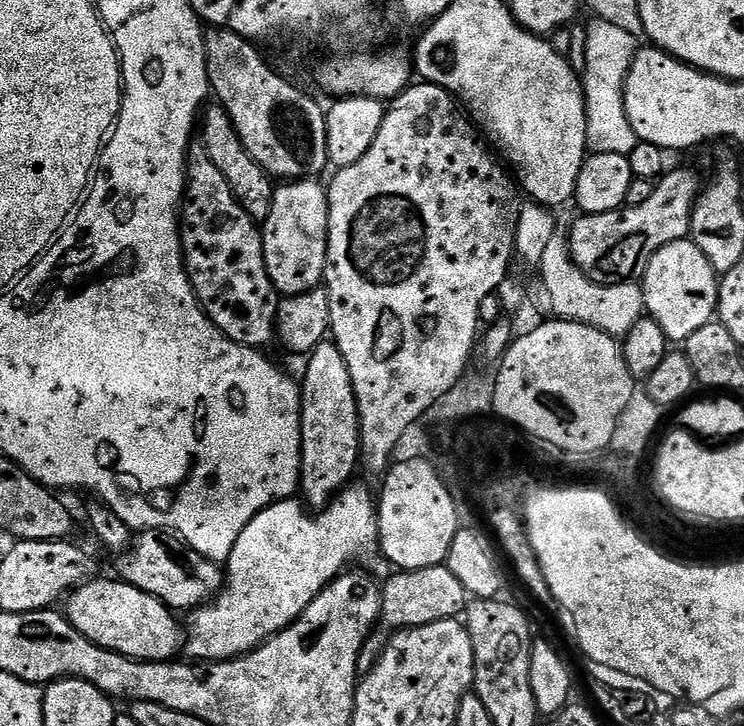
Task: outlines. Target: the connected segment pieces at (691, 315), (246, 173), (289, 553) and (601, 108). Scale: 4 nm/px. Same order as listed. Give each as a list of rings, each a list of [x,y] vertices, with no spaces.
[[[691,238],[670,242],[650,257],[642,273],[642,291],[647,315],[662,326],[672,342],[688,340],[694,330],[713,323],[720,303],[718,274]]]
[[[205,107],[202,112],[202,124],[203,120],[202,143],[210,162],[214,162],[214,166],[218,166],[218,170],[222,170],[222,178],[226,178],[226,182],[230,186],[234,198],[242,206],[242,210],[246,210],[246,214],[250,214],[250,218],[257,222],[268,220],[270,210],[274,206],[274,194],[277,189],[273,177],[269,176],[268,171],[262,166],[258,166],[258,162],[254,162],[254,158],[250,158],[250,154],[246,150],[246,146],[242,146],[242,138],[238,138],[238,130],[234,130],[234,122],[230,122],[230,114],[225,108]]]
[[[353,482],[328,505],[315,515],[299,499],[289,498],[271,504],[252,519],[250,526],[238,534],[234,550],[226,561],[224,586],[218,595],[207,604],[191,609],[187,613],[186,652],[193,661],[232,660],[235,656],[245,656],[265,644],[284,628],[289,628],[300,615],[318,598],[321,590],[338,579],[347,564],[360,563],[373,577],[387,578],[394,569],[378,551],[380,543],[380,517],[378,500],[364,484]]]
[[[593,19],[593,24],[584,32],[584,72],[582,68],[582,83],[584,86],[584,105],[586,106],[586,142],[587,151],[595,154],[622,154],[628,157],[638,142],[634,130],[630,126],[630,120],[626,118],[626,106],[624,105],[624,80],[628,77],[628,71],[632,65],[632,59],[638,51],[638,39],[629,31],[614,26],[613,23]]]

